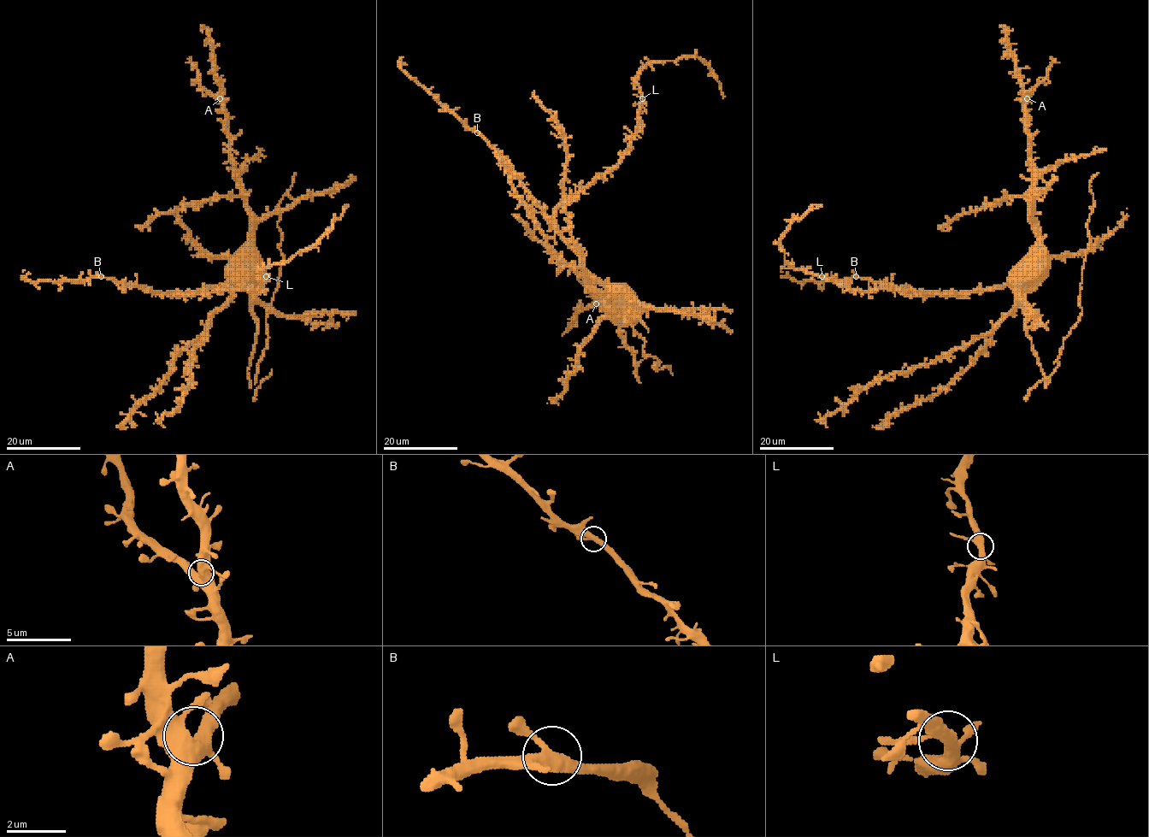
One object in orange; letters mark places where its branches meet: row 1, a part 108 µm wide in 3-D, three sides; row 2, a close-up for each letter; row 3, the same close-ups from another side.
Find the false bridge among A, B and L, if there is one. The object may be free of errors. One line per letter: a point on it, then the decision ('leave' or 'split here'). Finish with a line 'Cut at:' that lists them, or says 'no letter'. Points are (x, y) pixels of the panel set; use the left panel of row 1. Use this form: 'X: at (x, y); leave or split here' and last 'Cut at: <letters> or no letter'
A: at (220, 98); leave
B: at (101, 276); leave
L: at (266, 276); leave
Cut at: no letter

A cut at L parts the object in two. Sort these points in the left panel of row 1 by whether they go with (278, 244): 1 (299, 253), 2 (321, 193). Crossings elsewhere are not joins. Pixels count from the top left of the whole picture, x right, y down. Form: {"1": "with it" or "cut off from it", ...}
{"1": "cut off from it", "2": "with it"}

